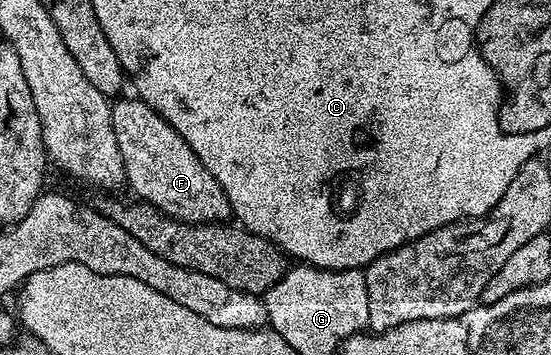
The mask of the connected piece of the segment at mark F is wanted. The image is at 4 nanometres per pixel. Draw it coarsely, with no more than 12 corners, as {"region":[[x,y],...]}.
{"region":[[138,97],[111,124],[142,202],[182,223],[232,218],[185,137]]}

